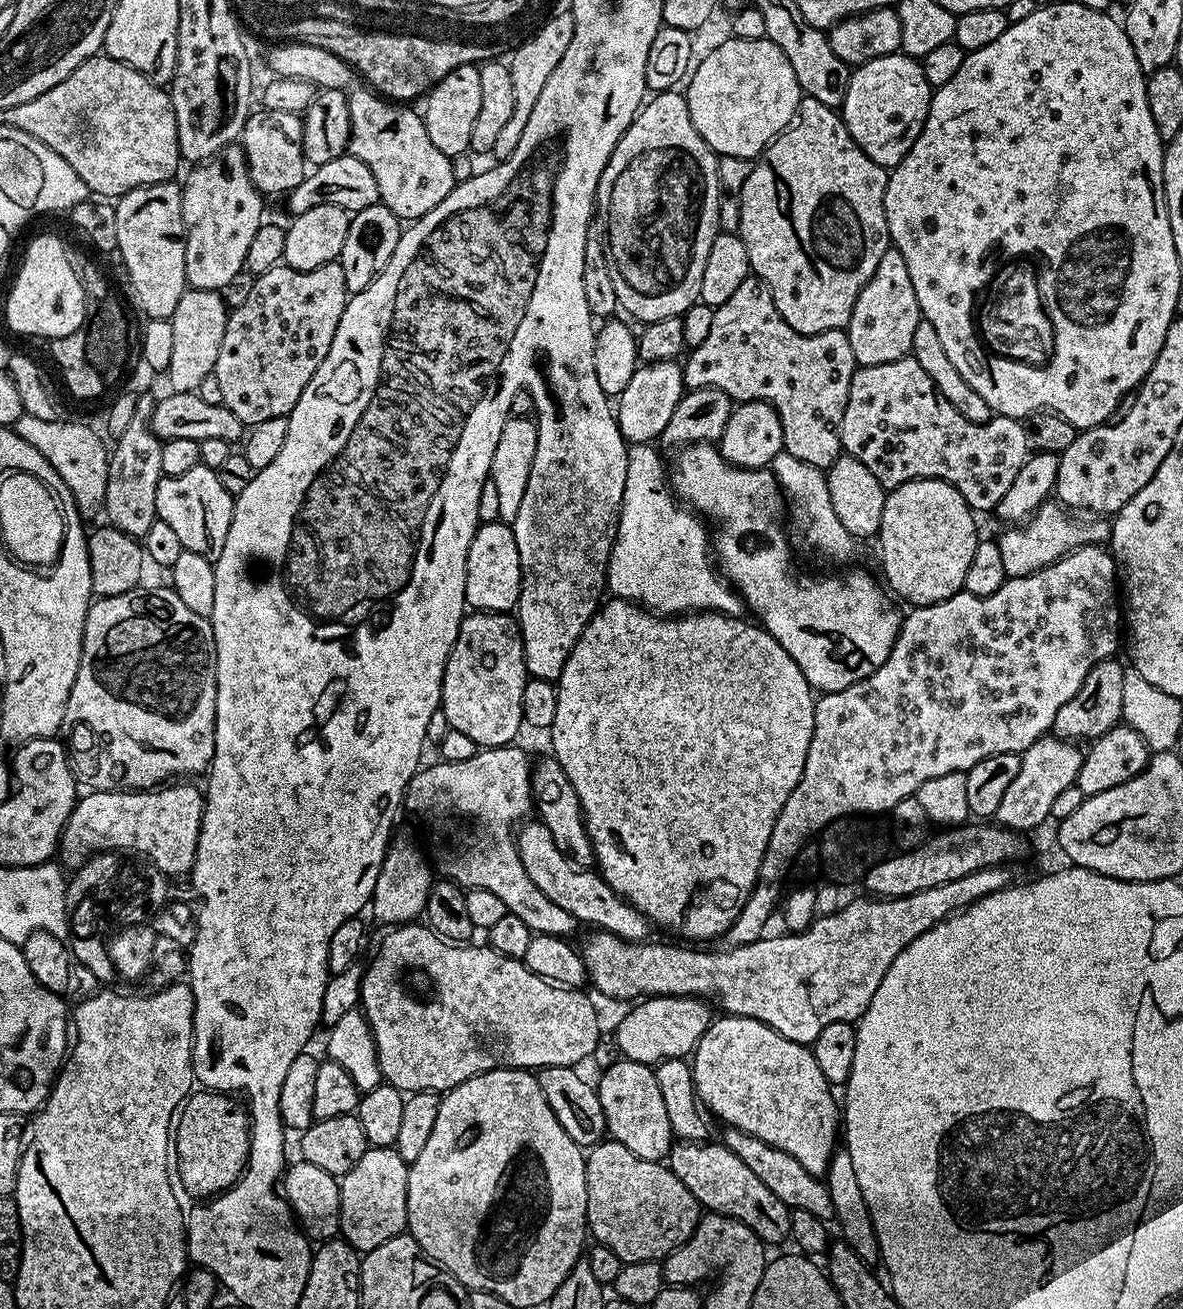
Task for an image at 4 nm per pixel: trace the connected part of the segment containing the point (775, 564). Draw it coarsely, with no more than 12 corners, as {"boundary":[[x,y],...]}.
{"boundary":[[679,449],[720,575],[817,693],[874,674],[902,612],[860,568],[804,576],[768,468]]}

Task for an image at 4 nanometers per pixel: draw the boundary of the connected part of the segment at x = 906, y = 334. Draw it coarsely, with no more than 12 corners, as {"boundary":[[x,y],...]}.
{"boundary":[[890,246],[846,331],[857,365],[905,359],[921,318]]}

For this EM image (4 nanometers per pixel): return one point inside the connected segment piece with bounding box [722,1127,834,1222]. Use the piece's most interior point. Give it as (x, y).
(800, 1190)

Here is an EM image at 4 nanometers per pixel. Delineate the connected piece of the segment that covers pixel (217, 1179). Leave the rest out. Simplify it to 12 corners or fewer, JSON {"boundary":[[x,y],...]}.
{"boundary":[[196,1090],[172,1133],[174,1170],[196,1198],[227,1192],[248,1166],[250,1117]]}

